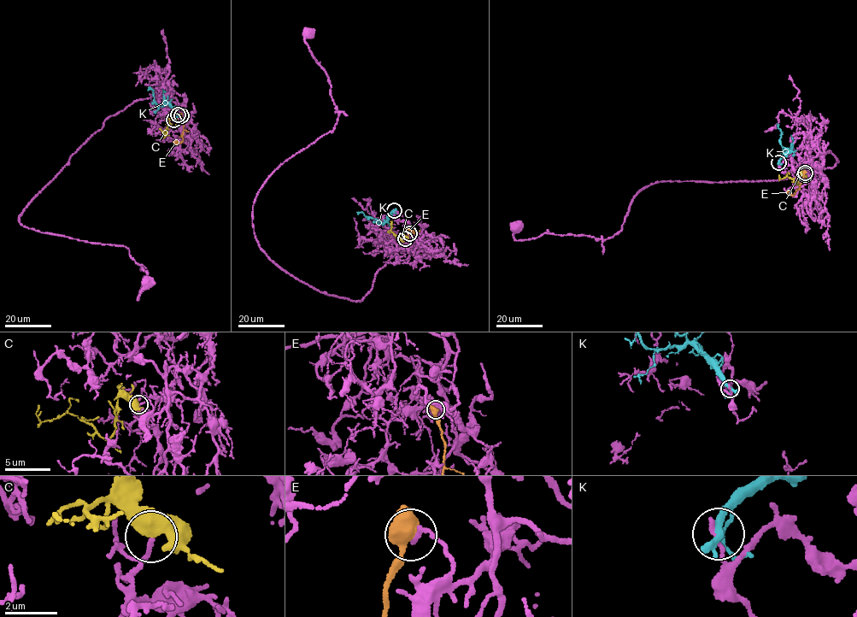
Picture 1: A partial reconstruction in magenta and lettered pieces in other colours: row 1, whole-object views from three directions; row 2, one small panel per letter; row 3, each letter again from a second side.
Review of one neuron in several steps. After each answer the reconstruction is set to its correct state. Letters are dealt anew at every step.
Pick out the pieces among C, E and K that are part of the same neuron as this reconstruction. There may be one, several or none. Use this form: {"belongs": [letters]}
{"belongs": ["C"]}

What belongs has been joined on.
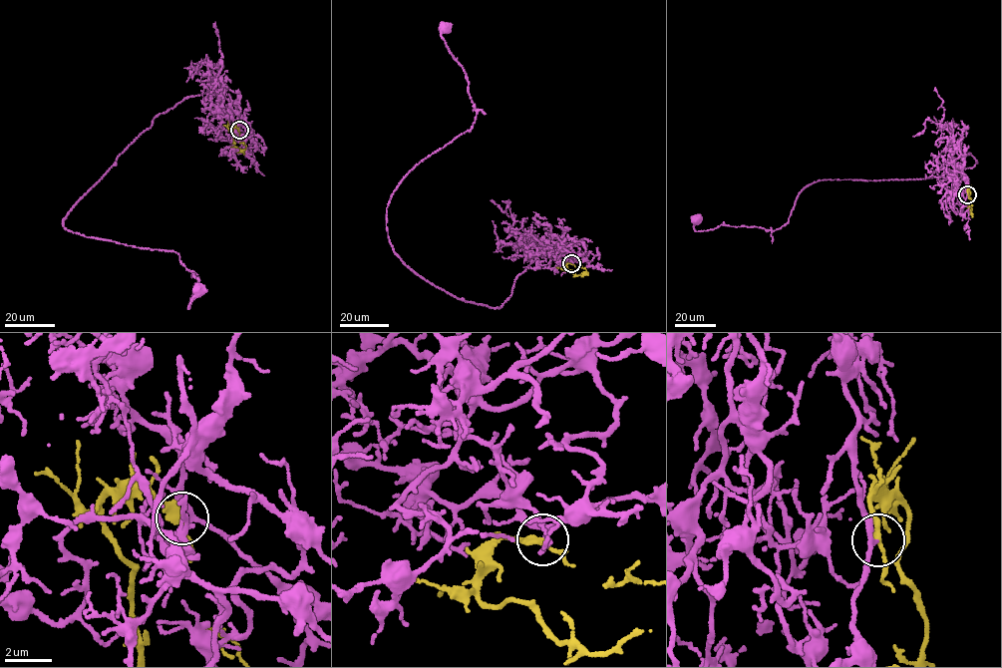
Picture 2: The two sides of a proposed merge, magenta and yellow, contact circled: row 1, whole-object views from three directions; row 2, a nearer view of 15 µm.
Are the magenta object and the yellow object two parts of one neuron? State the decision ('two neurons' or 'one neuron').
one neuron

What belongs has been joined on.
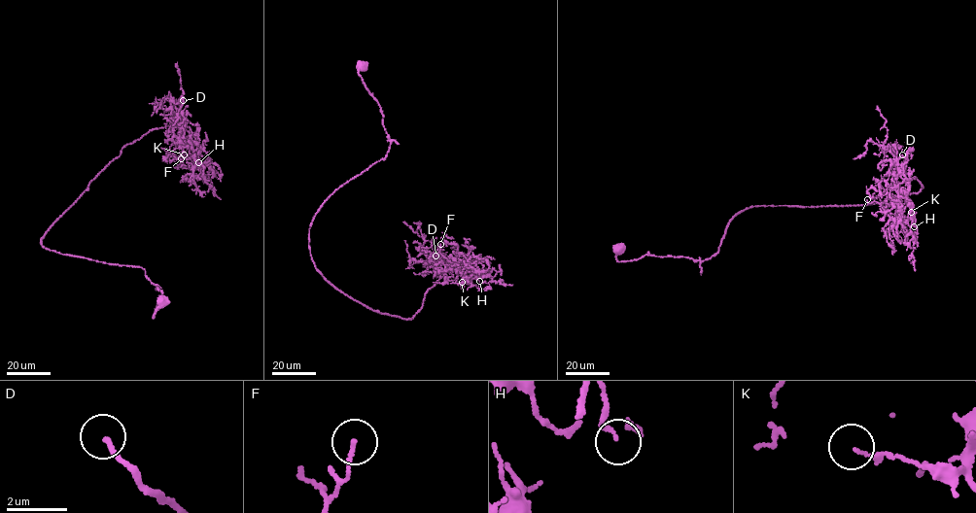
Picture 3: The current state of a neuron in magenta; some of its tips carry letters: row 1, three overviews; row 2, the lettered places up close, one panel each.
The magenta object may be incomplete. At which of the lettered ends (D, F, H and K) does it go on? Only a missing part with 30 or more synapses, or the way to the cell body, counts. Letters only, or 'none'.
D

